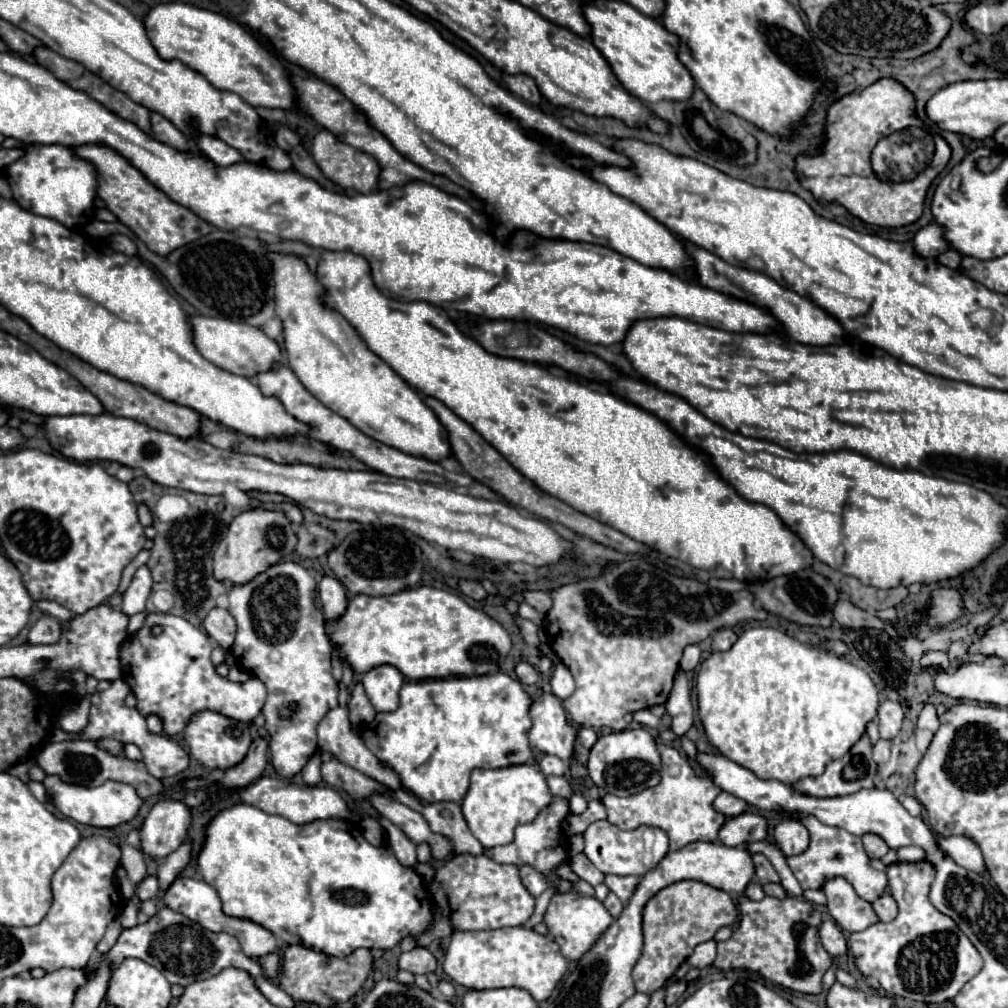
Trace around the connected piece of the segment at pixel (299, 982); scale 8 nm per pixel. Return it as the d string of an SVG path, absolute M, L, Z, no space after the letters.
M288 945L284 951L284 971L280 989L284 989L294 1001L308 1001L320 1007L344 1003L356 995L372 969L372 953L368 949L356 949L348 957L328 957L302 945Z

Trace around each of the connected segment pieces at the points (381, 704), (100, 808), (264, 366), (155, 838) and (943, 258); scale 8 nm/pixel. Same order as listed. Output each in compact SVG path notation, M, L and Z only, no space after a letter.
M378 665L364 673L362 685L376 711L392 711L398 707L398 693L404 683L404 675L394 665Z
M46 777L44 787L54 797L54 805L66 817L92 827L118 827L122 823L128 823L142 805L142 799L136 795L134 787L116 783L116 781L106 781L104 785L90 789L90 787L80 787L72 783L62 783L58 777Z
M190 315L188 321L192 325L192 337L198 353L228 373L254 377L260 371L272 369L272 365L282 357L276 341L268 339L260 329L250 327L246 323L234 323L230 319L206 317L206 315Z
M158 801L140 827L144 855L166 859L180 847L190 827L190 809L180 801Z
M948 249L946 253L942 253L942 255L938 257L938 261L940 261L942 265L950 267L950 269L956 269L956 267L960 265L960 261L962 261L962 255L960 255L956 249Z

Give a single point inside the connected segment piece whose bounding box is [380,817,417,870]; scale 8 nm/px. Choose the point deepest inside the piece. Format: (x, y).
(405, 850)

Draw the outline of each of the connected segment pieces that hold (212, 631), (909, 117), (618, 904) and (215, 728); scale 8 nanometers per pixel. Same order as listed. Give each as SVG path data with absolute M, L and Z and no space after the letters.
M212 609L204 619L206 633L218 641L220 647L230 649L236 637L236 621L226 609Z
M884 77L880 81L874 81L872 85L848 93L842 99L838 99L826 119L826 135L828 143L818 157L806 157L800 155L796 159L796 173L800 183L814 193L814 197L822 203L840 203L844 205L854 217L880 227L904 227L914 223L922 211L924 211L924 199L928 193L928 187L940 175L940 171L950 161L950 145L938 137L936 153L930 165L918 173L910 181L892 183L882 181L870 163L870 153L876 147L876 143L900 129L906 129L906 123L918 123L916 113L912 113L916 105L912 105L912 93L900 85L900 81L892 81L890 77Z
M608 893L608 897L604 899L604 907L608 909L608 913L612 913L612 917L614 917L614 919L616 919L616 917L620 917L620 913L622 913L622 909L624 909L622 901L620 901L614 893Z
M210 709L194 713L190 717L190 721L186 723L182 735L184 735L184 741L188 745L190 755L196 761L200 761L202 765L206 765L208 769L228 769L228 767L240 763L244 759L250 743L252 743L250 729L248 729L246 723L224 717L222 713L216 713L216 711L210 711Z

